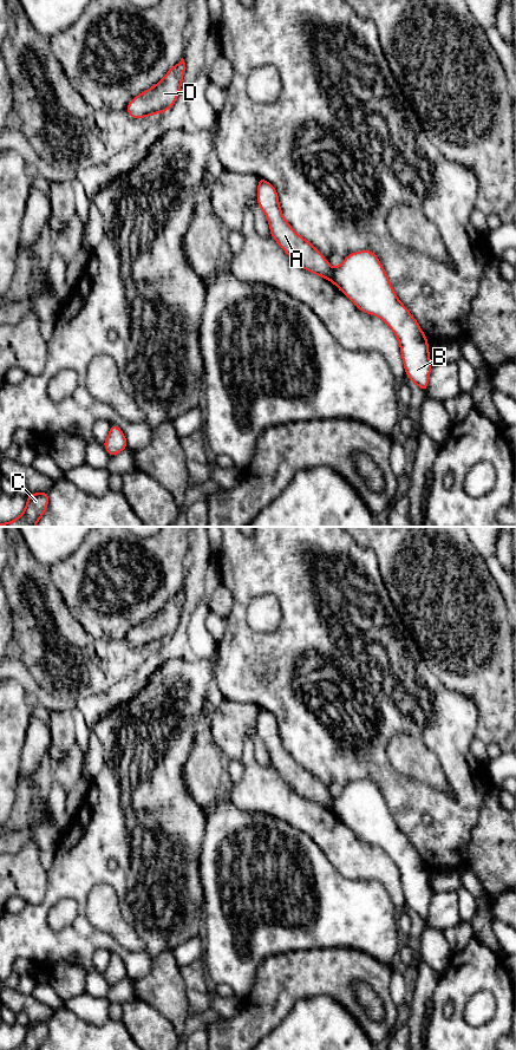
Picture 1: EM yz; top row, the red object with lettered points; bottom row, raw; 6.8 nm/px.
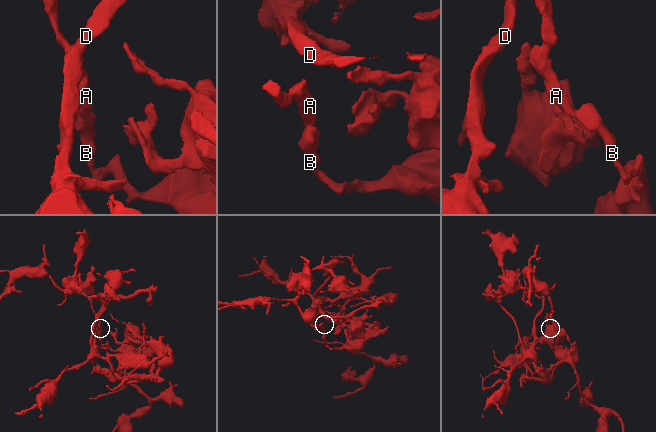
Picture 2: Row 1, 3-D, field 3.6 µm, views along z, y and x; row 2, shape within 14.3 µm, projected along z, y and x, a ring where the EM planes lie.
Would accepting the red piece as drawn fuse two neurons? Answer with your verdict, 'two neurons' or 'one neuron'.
two neurons

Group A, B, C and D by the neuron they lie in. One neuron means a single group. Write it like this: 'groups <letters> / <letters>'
groups A C D / B

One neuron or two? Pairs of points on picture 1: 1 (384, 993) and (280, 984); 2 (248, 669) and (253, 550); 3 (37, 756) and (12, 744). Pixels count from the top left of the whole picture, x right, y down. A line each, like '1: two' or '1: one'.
1: one
2: one
3: two

